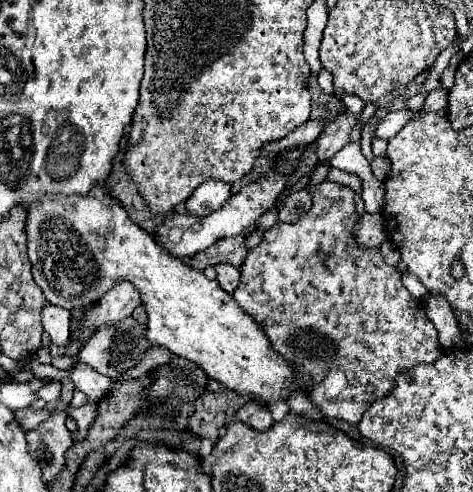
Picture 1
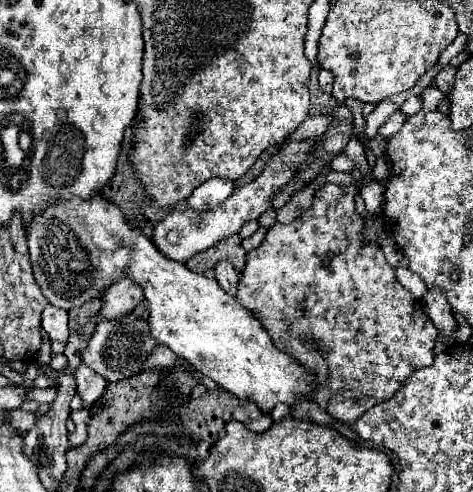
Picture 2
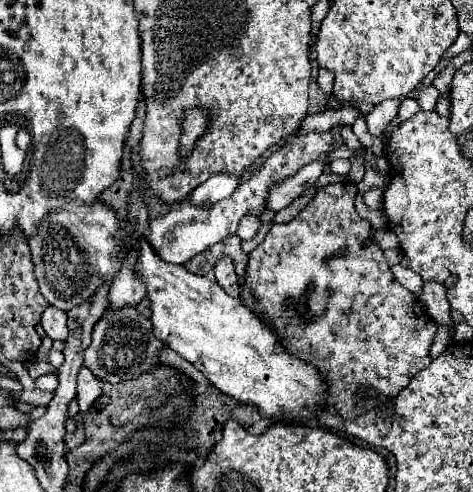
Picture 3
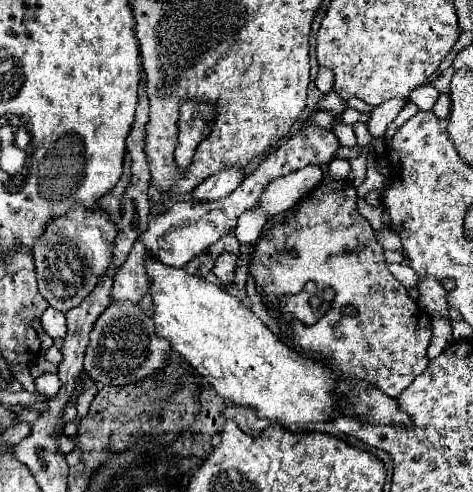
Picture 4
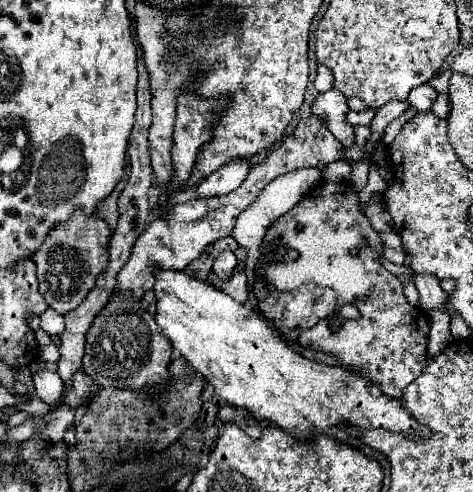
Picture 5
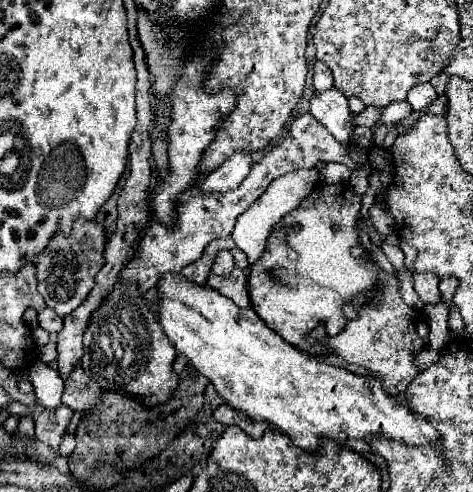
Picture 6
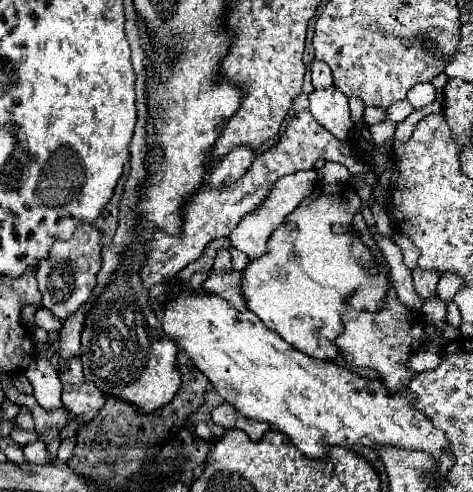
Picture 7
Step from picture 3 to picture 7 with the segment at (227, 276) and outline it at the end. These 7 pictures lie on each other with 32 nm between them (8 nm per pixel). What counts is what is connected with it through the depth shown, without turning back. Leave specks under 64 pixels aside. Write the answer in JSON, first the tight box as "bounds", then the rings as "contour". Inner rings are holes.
{"bounds":[212,248,232,274],"contour":[[[226,248],[218,250],[218,256],[216,256],[214,266],[212,266],[212,272],[214,274],[228,274],[228,272],[232,272],[232,256],[230,256],[230,252]]]}

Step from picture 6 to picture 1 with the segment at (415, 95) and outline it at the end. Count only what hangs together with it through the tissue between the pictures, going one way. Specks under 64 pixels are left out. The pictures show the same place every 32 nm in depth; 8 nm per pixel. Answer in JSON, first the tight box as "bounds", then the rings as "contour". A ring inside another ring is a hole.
{"bounds":[424,88,448,112],"contour":[[[438,88],[438,90],[432,90],[432,92],[426,96],[424,110],[426,110],[426,112],[440,112],[440,110],[446,108],[446,104],[448,104],[448,90]]]}

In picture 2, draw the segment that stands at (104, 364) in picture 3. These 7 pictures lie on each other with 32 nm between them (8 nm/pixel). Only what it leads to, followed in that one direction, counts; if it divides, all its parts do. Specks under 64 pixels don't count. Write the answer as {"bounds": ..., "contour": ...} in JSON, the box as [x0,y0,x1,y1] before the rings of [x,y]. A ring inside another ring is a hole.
{"bounds":[82,314,156,382],"contour":[[[128,314],[120,320],[110,320],[110,322],[100,322],[82,352],[82,362],[90,366],[94,372],[104,376],[110,382],[130,378],[134,372],[140,370],[142,362],[146,360],[148,352],[156,346],[156,342],[148,336],[148,324],[134,314]]]}

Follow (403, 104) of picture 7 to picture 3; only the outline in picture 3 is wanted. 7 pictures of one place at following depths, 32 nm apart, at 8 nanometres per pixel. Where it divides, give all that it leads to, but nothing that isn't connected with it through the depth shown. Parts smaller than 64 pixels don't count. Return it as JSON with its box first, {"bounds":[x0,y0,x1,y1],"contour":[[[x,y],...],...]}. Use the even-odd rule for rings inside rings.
{"bounds":[366,100,400,136],"contour":[[[386,100],[386,102],[380,102],[378,106],[374,106],[374,110],[366,116],[368,134],[382,136],[384,124],[388,124],[388,120],[392,120],[392,116],[398,114],[398,108],[400,108],[398,100]]]}

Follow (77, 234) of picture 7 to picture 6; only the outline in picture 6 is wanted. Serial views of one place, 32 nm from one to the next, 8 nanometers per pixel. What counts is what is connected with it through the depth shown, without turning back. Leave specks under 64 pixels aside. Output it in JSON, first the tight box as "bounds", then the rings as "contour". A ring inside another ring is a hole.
{"bounds":[34,216,106,316],"contour":[[[78,216],[72,224],[70,236],[58,230],[50,240],[48,246],[34,258],[38,268],[38,290],[46,300],[46,306],[52,308],[58,316],[66,316],[76,310],[94,288],[94,276],[106,264],[104,256],[106,248],[106,228],[96,220],[84,220]]]}

